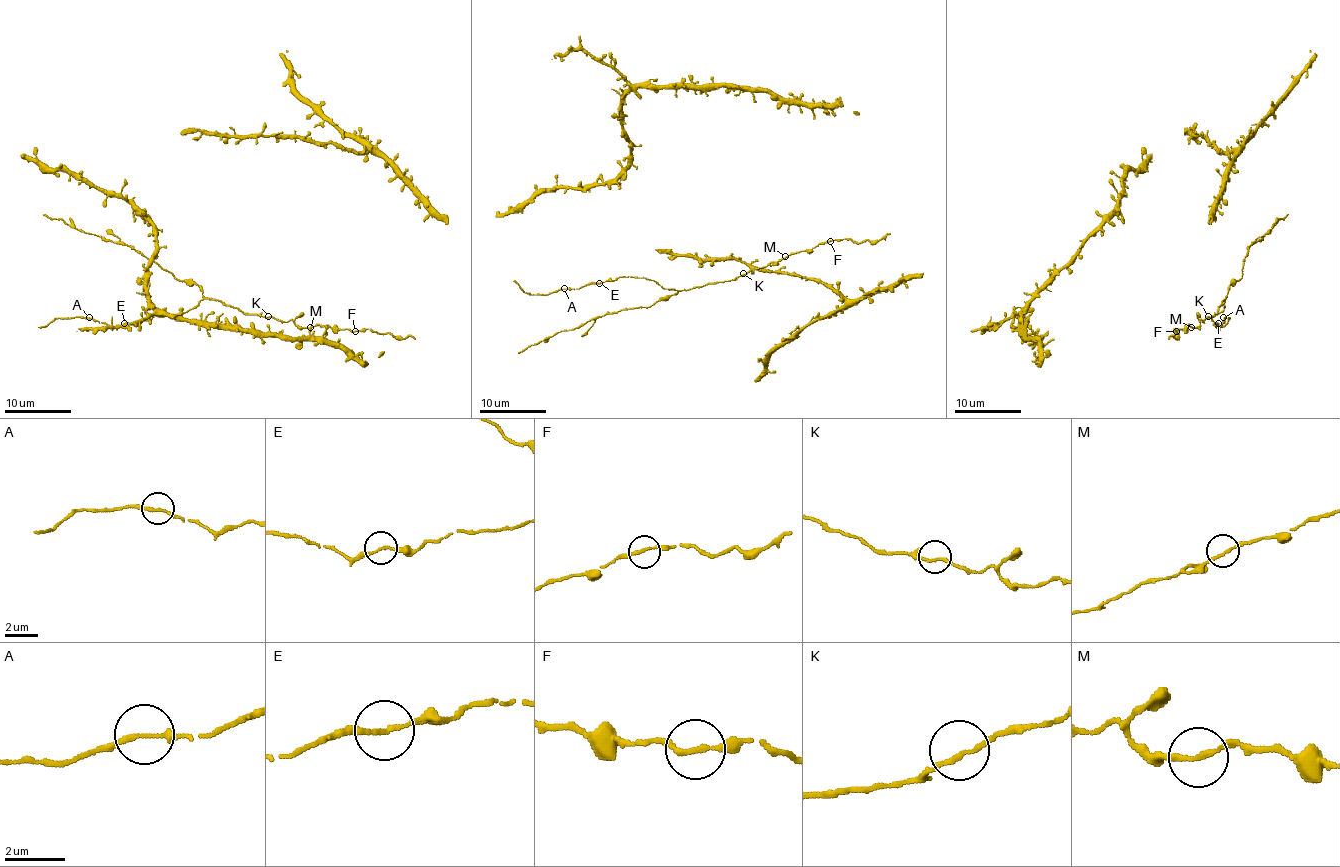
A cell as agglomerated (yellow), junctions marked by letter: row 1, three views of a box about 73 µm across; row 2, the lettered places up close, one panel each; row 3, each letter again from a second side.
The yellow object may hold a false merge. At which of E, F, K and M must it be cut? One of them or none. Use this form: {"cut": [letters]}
{"cut": []}

